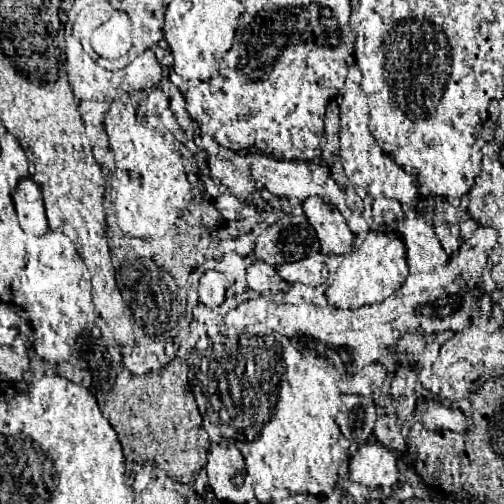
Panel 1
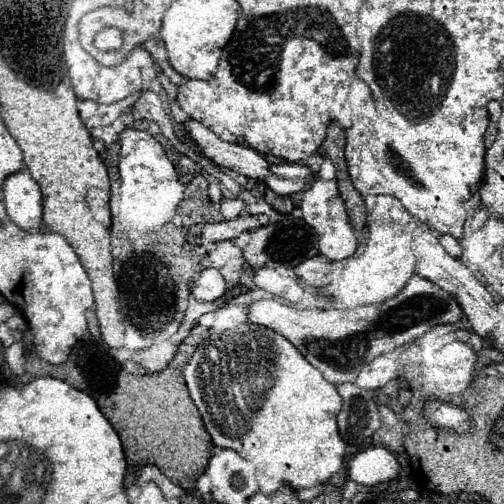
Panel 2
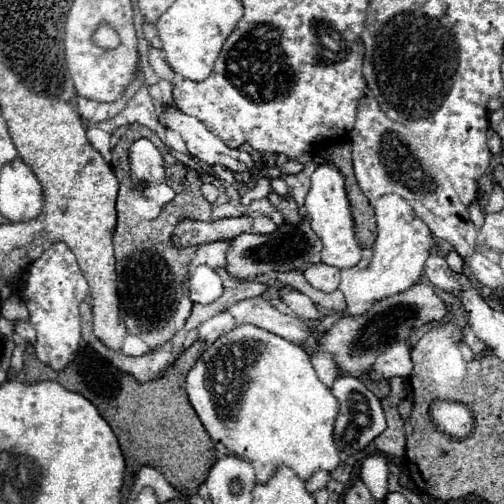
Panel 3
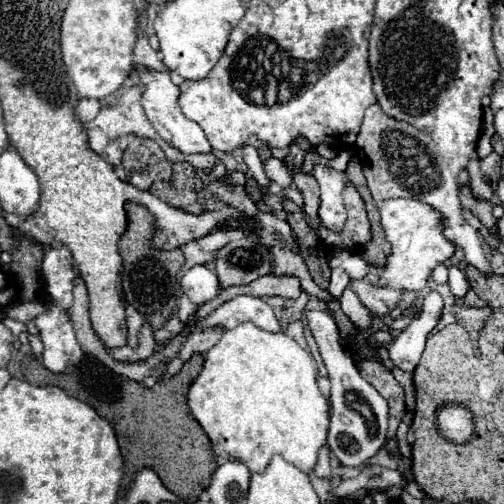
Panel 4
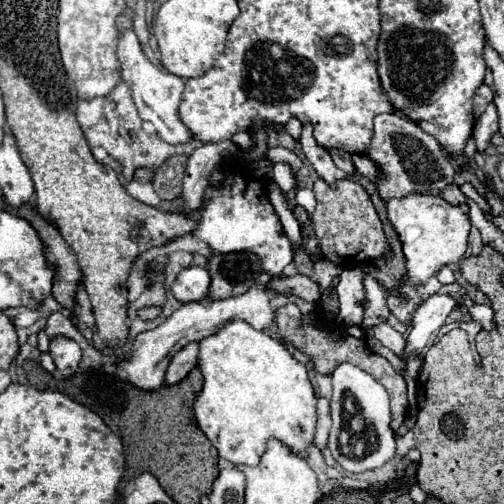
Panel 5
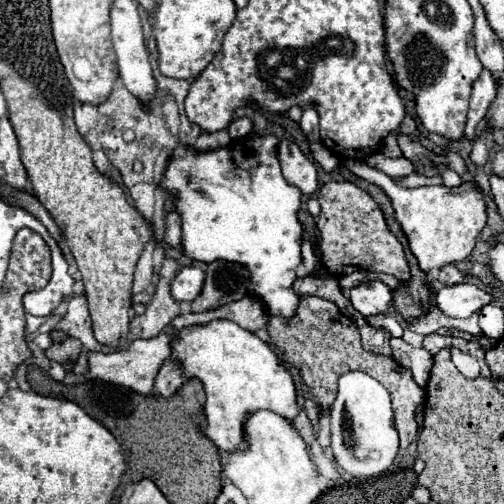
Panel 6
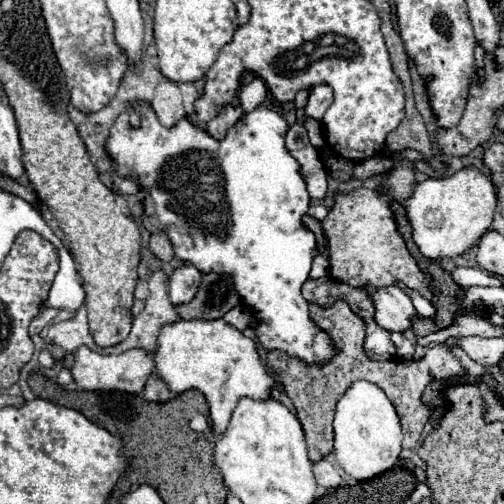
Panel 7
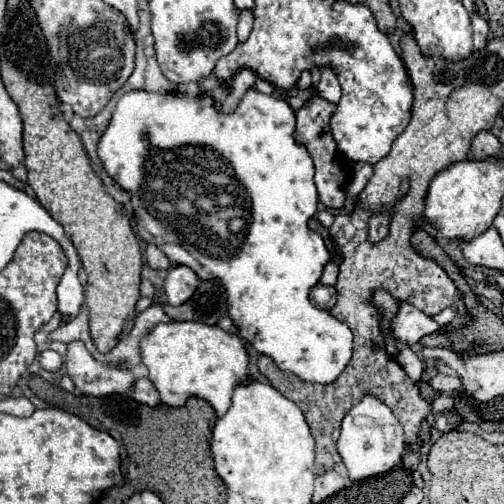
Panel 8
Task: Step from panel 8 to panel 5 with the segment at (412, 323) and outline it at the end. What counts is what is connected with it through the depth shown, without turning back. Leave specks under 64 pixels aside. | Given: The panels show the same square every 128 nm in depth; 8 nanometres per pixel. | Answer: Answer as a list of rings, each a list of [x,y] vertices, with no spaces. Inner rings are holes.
[[[344,268],[340,274],[340,284],[336,288],[340,298],[340,314],[338,320],[342,320],[348,326],[360,326],[362,312],[366,304],[366,292],[364,292],[364,272],[362,268]]]

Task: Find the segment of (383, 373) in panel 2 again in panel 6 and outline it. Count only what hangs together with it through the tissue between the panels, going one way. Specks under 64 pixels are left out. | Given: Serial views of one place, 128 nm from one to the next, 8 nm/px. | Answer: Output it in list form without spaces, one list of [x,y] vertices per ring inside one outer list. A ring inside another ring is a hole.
[[[474,284],[444,286],[440,292],[436,292],[436,306],[452,318],[470,318],[474,312],[480,312],[492,302],[494,294]]]

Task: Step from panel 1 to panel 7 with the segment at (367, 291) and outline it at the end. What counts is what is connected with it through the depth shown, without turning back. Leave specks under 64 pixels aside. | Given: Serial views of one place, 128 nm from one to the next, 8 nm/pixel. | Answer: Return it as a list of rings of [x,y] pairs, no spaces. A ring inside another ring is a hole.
[[[466,166],[444,178],[426,178],[416,186],[412,198],[406,200],[412,238],[420,252],[428,258],[460,256],[490,230],[496,202],[496,186],[488,174],[480,172],[476,166]]]

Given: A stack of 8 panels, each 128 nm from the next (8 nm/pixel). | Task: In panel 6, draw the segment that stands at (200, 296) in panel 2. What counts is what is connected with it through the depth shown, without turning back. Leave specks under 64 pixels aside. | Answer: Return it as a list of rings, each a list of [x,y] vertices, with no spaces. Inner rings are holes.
[[[198,266],[180,268],[172,280],[172,298],[176,302],[192,302],[204,284],[204,272]]]

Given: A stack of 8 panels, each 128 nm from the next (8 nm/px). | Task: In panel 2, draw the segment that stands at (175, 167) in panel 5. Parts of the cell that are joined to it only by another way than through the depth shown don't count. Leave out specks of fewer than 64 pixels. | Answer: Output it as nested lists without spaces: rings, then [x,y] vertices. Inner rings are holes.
[[[130,128],[124,130],[120,141],[108,146],[106,164],[116,164],[116,148],[120,146],[118,166],[110,166],[112,170],[119,167],[120,174],[119,182],[111,186],[110,198],[114,278],[118,282],[124,318],[144,332],[156,332],[176,318],[176,298],[180,296],[180,300],[186,300],[190,296],[190,284],[196,278],[198,262],[206,254],[202,246],[190,246],[186,242],[184,234],[188,226],[222,220],[222,214],[218,206],[208,200],[208,180],[202,174],[187,184],[184,192],[164,148],[150,134]]]

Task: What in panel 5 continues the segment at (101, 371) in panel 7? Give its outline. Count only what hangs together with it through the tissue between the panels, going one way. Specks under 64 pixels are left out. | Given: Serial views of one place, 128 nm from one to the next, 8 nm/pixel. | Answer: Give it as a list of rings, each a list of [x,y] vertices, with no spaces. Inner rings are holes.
[[[261,273],[257,278],[256,284],[246,294],[234,296],[234,298],[228,298],[228,300],[188,302],[188,304],[182,304],[158,328],[138,334],[136,340],[134,340],[134,346],[130,350],[130,356],[124,358],[124,360],[120,360],[120,362],[116,362],[116,368],[118,370],[124,370],[126,372],[126,380],[130,384],[134,384],[136,388],[142,388],[142,390],[158,390],[162,386],[162,382],[164,382],[164,372],[168,368],[168,362],[186,344],[198,342],[198,340],[202,340],[206,336],[212,336],[226,322],[232,322],[232,320],[244,320],[244,322],[248,322],[256,330],[268,328],[274,322],[274,312],[272,312],[270,304],[266,304],[272,299],[271,295],[273,294],[266,290],[266,284],[268,284],[270,279],[269,274]]]

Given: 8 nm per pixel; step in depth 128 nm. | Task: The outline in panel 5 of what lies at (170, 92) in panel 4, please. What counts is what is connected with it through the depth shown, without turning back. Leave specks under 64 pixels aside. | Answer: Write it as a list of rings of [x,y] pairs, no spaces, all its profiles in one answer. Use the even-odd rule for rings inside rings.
[[[126,8],[118,18],[116,18],[116,26],[120,32],[118,38],[118,60],[120,60],[120,68],[122,68],[122,80],[130,86],[132,96],[134,96],[134,104],[138,108],[138,114],[144,122],[150,122],[156,130],[156,134],[168,142],[168,144],[182,144],[188,142],[192,138],[190,130],[182,124],[180,116],[178,116],[178,104],[180,104],[180,96],[184,92],[184,80],[180,76],[174,76],[170,72],[162,72],[158,70],[142,52],[142,46],[138,42],[138,36],[134,32],[134,12],[132,8]]]

